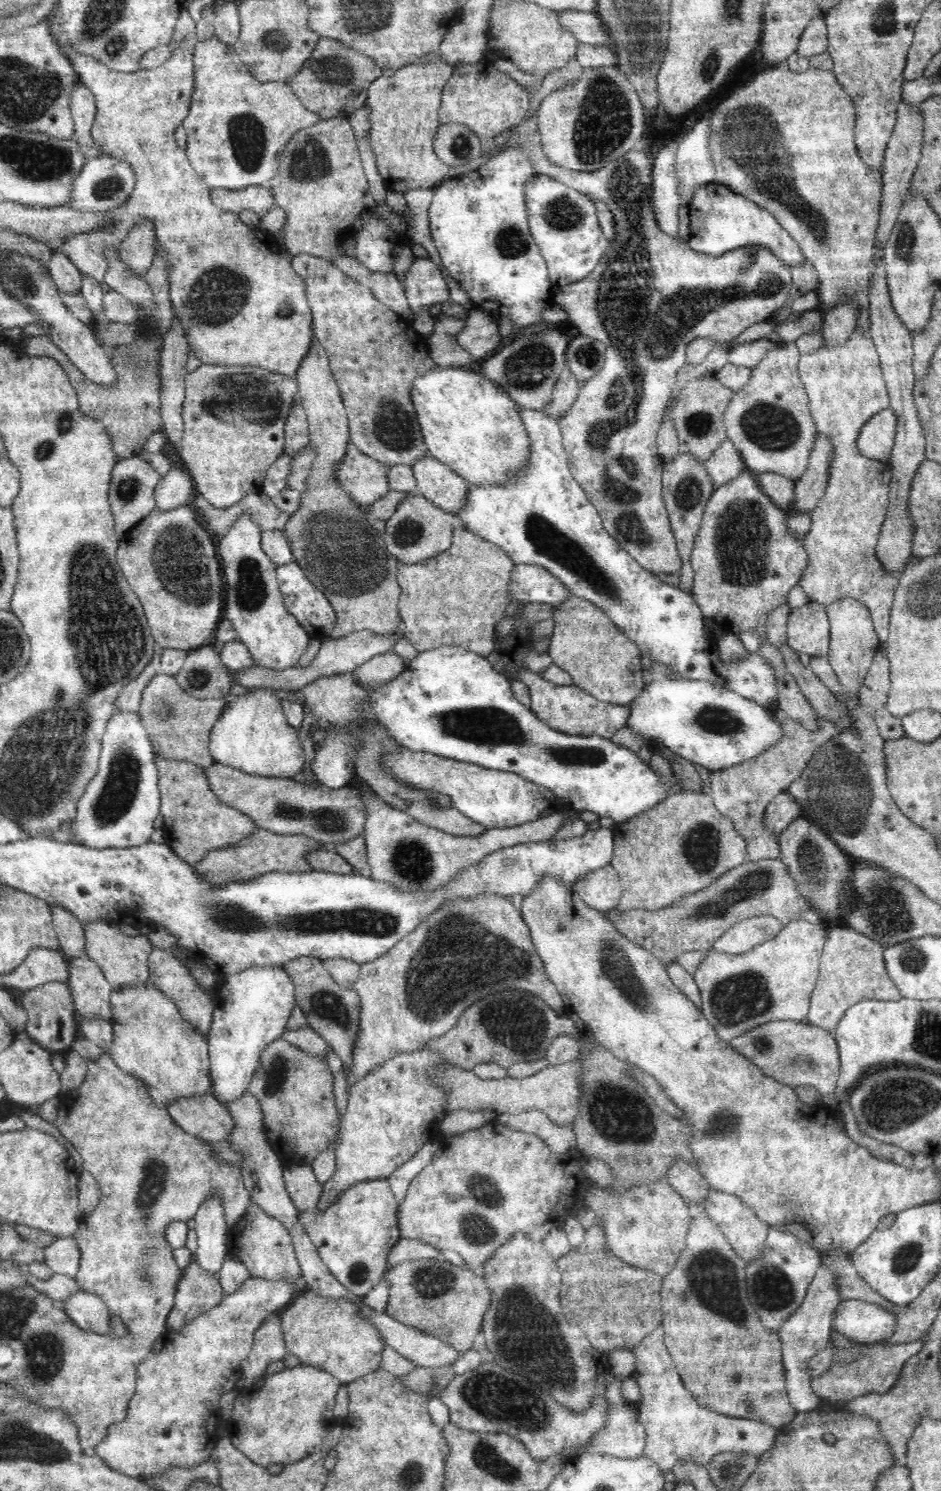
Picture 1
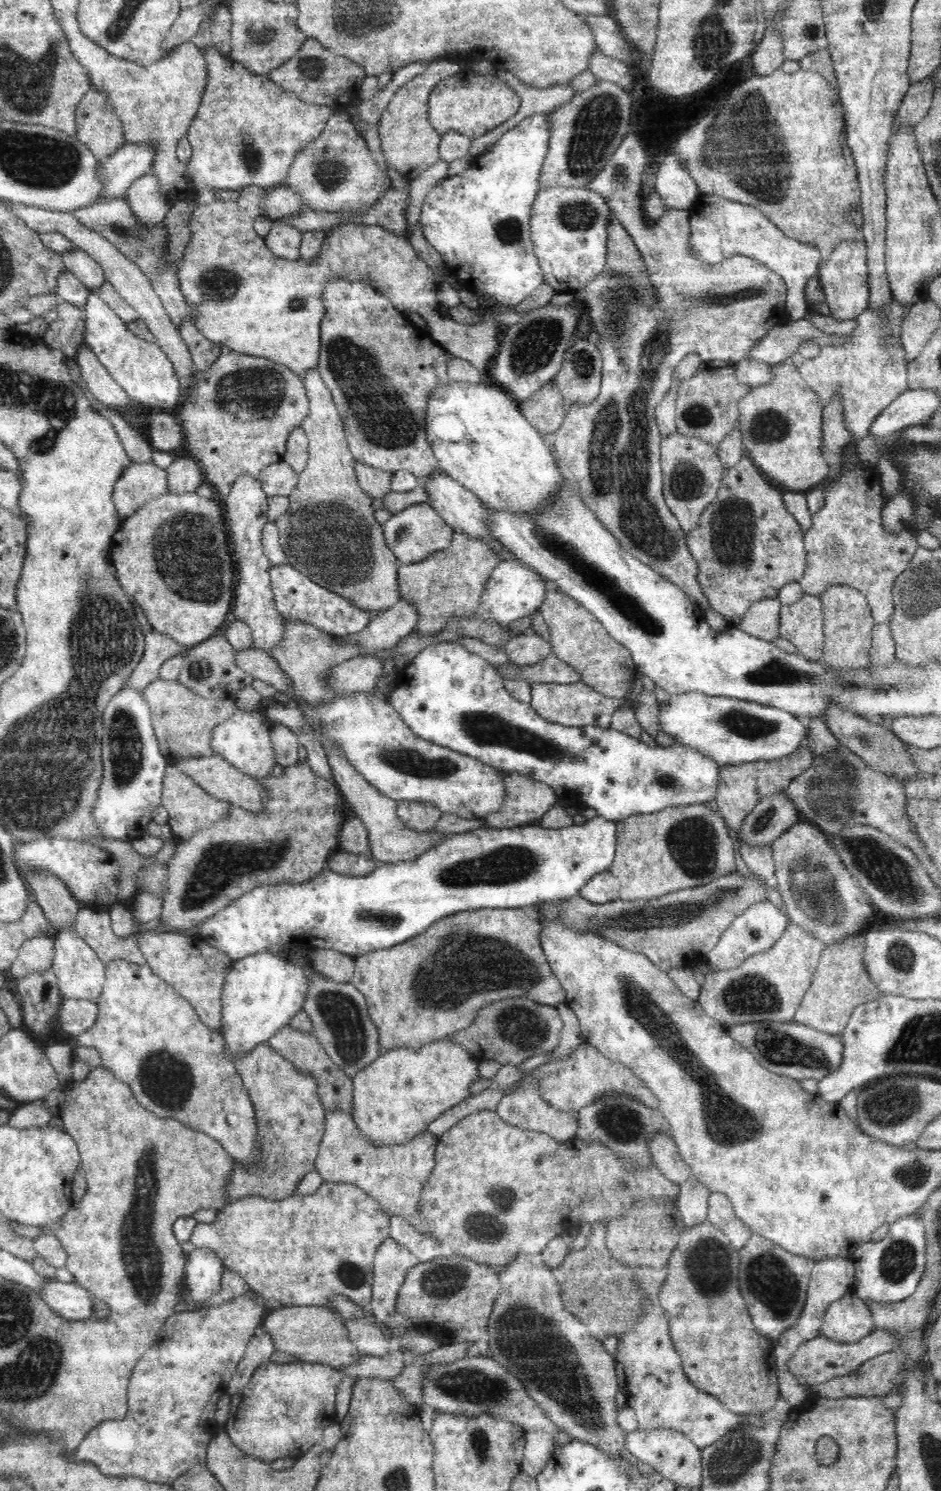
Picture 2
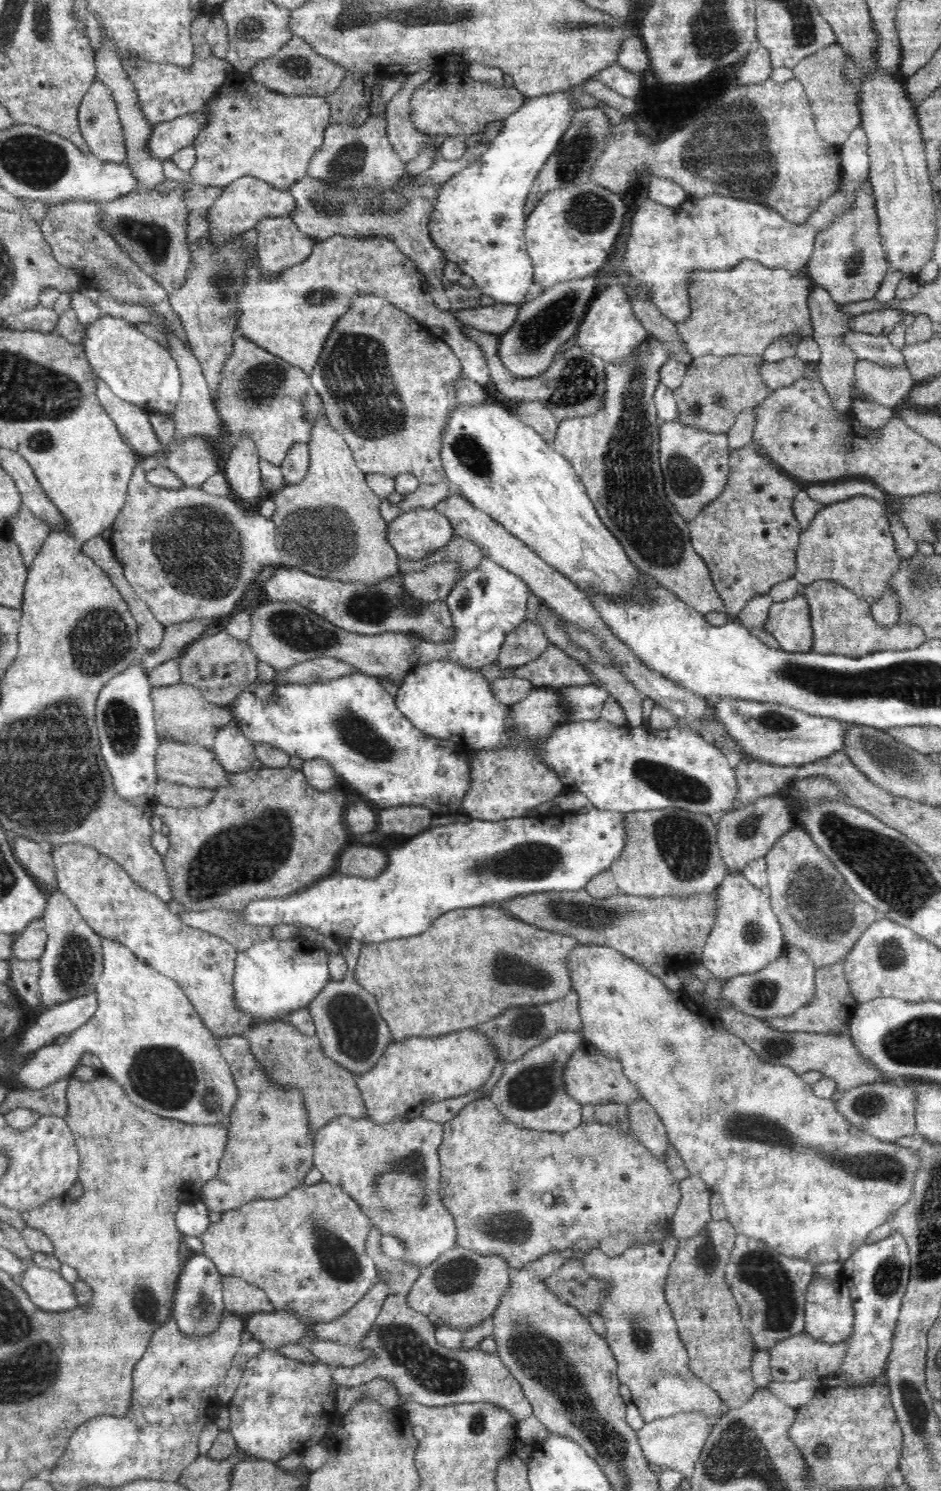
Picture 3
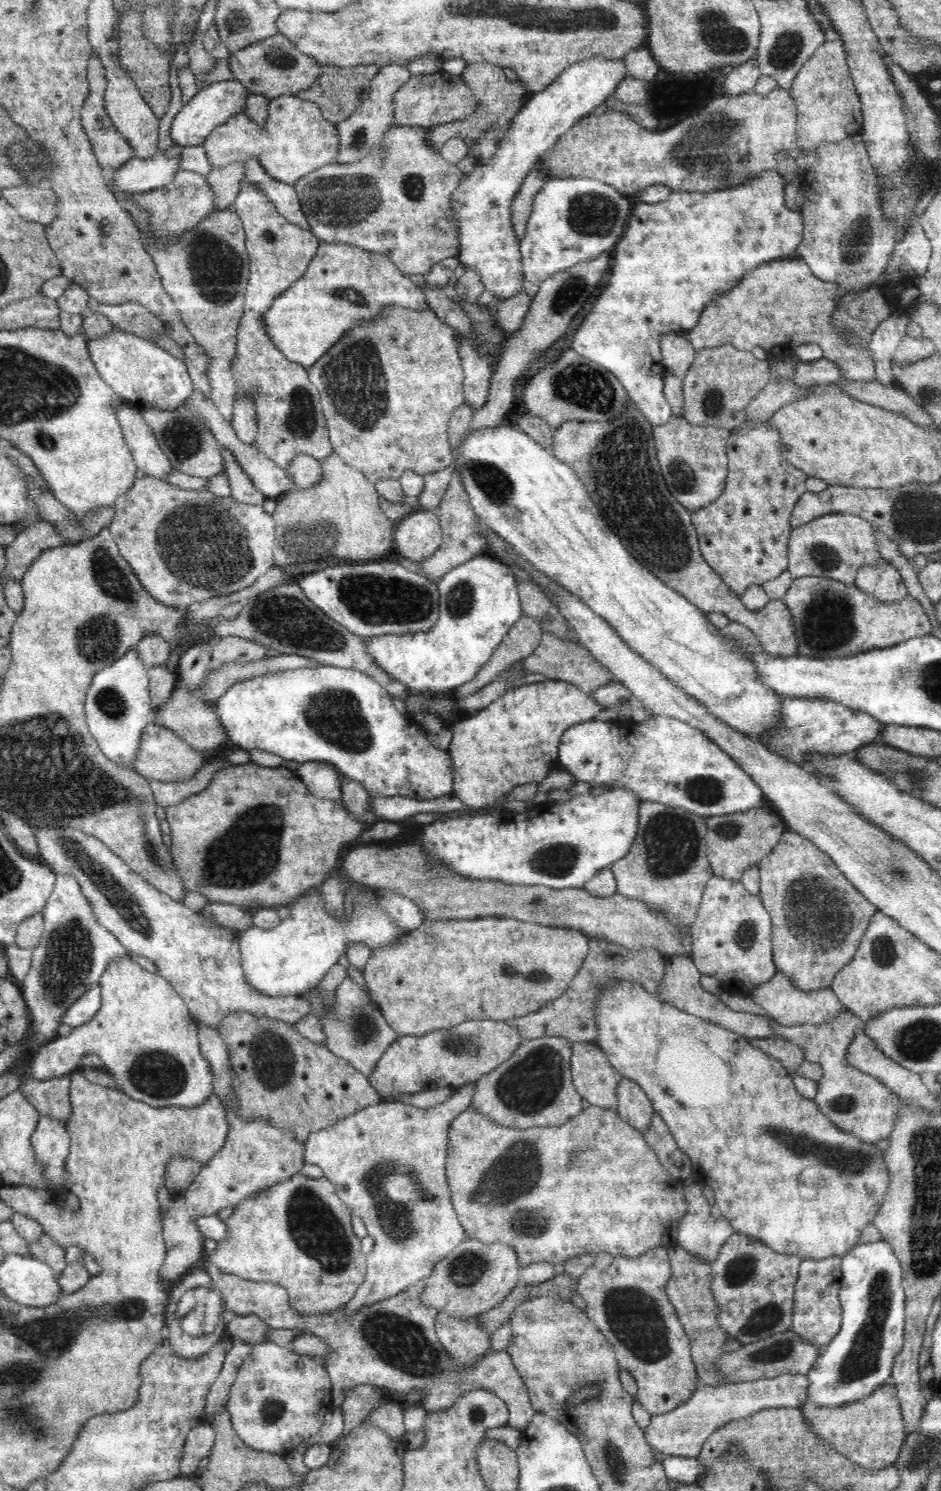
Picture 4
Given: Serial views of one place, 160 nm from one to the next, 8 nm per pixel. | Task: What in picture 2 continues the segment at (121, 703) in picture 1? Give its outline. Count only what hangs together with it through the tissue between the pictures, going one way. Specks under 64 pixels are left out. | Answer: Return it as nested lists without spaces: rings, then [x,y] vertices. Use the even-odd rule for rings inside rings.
[[[152,631],[145,634],[146,649],[126,684],[136,691],[143,691],[159,679],[160,668],[166,660],[174,656],[185,657],[191,648],[184,647],[166,637],[164,634]]]

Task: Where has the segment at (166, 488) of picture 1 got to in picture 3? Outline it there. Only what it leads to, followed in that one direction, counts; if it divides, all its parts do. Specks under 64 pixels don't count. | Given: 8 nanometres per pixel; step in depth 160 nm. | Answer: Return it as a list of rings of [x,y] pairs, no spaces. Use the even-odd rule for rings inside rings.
[[[202,435],[188,436],[182,443],[170,443],[164,466],[180,478],[184,487],[201,488],[208,478],[221,472],[218,456],[212,440]]]

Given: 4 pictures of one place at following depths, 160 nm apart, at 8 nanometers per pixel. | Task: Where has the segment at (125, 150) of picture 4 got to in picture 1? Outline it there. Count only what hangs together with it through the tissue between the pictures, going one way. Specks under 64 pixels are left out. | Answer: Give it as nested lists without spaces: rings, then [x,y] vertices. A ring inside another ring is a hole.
[[[80,82],[74,87],[70,102],[75,131],[73,139],[83,148],[97,149],[98,145],[92,139],[92,127],[97,111],[95,96]]]

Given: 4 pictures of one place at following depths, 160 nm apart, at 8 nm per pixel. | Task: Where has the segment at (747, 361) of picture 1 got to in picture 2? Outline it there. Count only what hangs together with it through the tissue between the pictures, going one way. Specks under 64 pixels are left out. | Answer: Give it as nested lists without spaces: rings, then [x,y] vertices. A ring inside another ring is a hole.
[[[804,316],[800,320],[789,320],[773,326],[773,329],[756,341],[750,349],[749,358],[775,365],[798,353],[804,340],[812,340],[820,346],[826,346],[847,343],[848,339],[848,335],[824,334],[813,326],[809,316]]]

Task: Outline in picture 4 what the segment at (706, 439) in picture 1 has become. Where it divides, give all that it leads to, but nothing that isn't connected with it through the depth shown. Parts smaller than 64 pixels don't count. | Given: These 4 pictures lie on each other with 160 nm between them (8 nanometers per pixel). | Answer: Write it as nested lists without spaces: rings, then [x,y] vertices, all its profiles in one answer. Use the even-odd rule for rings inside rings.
[[[724,344],[716,348],[706,348],[695,353],[694,362],[683,380],[684,410],[681,416],[693,425],[708,425],[732,430],[745,422],[745,413],[751,400],[760,394],[770,378],[768,361],[759,360],[748,350],[738,350],[733,344]]]

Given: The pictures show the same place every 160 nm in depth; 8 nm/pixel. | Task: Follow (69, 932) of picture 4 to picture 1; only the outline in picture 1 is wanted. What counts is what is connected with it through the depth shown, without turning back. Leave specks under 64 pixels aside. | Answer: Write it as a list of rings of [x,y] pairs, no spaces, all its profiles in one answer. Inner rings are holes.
[[[87,953],[68,960],[68,986],[79,1018],[112,1018],[112,985]]]

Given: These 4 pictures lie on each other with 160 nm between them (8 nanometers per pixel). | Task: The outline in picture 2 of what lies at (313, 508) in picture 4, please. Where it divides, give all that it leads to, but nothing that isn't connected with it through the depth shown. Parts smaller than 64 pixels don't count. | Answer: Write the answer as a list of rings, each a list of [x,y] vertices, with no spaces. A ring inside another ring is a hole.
[[[318,367],[301,376],[309,398],[308,416],[301,422],[309,440],[309,458],[289,494],[290,506],[275,520],[288,563],[312,582],[347,598],[354,606],[380,615],[401,598],[398,557],[385,541],[383,526],[375,519],[370,498],[357,481],[355,458],[350,452],[344,423],[332,392],[320,378]],[[326,566],[338,566],[338,576],[328,576]]]

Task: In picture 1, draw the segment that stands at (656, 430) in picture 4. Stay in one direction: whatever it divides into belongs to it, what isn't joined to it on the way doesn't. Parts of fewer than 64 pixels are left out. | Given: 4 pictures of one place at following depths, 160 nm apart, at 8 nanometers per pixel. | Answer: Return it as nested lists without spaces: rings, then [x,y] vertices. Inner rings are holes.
[[[679,452],[672,462],[663,464],[661,481],[663,482],[662,496],[682,561],[679,589],[690,593],[694,582],[694,569],[690,562],[690,554],[694,550],[694,540],[699,532],[707,502],[715,491],[713,482],[708,476],[705,463],[697,462],[687,452]]]

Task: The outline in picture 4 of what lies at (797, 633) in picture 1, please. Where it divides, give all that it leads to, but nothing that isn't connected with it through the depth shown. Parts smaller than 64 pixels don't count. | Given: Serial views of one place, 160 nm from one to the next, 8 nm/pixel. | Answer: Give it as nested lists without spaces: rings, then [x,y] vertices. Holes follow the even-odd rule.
[[[630,400],[626,412],[608,422],[566,421],[555,431],[553,446],[550,451],[559,461],[565,462],[574,469],[574,473],[585,484],[592,500],[600,508],[606,524],[615,532],[628,549],[628,552],[642,565],[655,574],[664,584],[673,588],[678,594],[688,599],[700,611],[726,614],[731,622],[738,622],[752,631],[760,640],[760,650],[774,657],[797,655],[799,645],[793,617],[782,600],[770,600],[762,610],[747,610],[741,597],[734,594],[724,584],[721,576],[705,561],[699,549],[698,535],[693,525],[690,511],[682,508],[671,495],[654,444],[652,424],[642,415],[638,406]]]

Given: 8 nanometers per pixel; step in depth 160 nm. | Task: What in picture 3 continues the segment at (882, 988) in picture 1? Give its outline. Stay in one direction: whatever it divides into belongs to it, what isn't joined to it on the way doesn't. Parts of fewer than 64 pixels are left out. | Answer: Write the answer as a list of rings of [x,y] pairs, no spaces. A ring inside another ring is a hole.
[[[841,958],[831,967],[815,970],[815,985],[813,999],[805,1007],[799,1008],[790,1017],[764,1018],[772,1029],[782,1032],[813,1032],[830,1033],[830,1030],[838,1032],[842,1024],[850,1020],[850,1014],[857,1008],[856,999],[852,997],[852,991],[848,987],[848,979],[844,975],[845,958]]]

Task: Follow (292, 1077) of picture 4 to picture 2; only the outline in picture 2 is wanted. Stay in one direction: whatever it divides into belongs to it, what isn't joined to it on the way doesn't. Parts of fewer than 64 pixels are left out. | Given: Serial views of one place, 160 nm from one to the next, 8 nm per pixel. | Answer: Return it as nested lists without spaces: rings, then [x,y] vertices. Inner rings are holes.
[[[284,1026],[268,1038],[267,1042],[272,1049],[284,1056],[296,1066],[296,1069],[310,1073],[318,1083],[318,1094],[327,1114],[334,1110],[354,1113],[353,1078],[350,1078],[326,1053],[322,1043],[311,1032],[296,1030],[290,1026]]]

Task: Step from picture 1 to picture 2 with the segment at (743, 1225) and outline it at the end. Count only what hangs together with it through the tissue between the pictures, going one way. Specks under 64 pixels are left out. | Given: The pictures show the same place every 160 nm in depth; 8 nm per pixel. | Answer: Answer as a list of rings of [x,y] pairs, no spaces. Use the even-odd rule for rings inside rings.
[[[712,1192],[708,1199],[707,1220],[726,1234],[736,1250],[742,1250],[753,1236],[752,1230],[740,1221],[725,1194]]]

